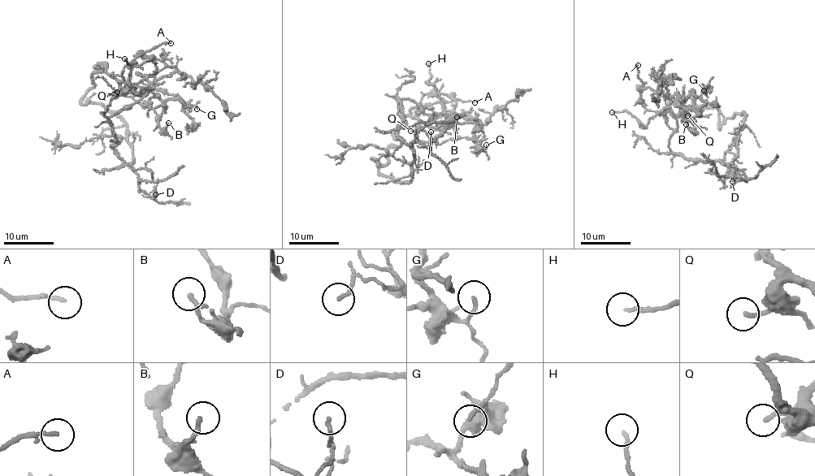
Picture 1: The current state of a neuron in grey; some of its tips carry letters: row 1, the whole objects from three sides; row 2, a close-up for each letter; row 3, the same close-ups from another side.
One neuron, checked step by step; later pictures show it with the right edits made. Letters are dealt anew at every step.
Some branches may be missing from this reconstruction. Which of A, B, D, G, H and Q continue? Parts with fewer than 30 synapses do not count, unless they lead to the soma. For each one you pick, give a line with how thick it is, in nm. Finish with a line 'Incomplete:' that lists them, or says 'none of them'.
Incomplete: none of them

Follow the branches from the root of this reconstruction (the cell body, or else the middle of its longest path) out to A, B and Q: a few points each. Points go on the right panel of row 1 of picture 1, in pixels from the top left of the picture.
A: (682, 157), (669, 148), (677, 127), (674, 114), (668, 108), (661, 114), (649, 111), (640, 102), (638, 65)
B: (682, 157), (669, 148), (668, 142), (677, 127), (669, 106), (671, 101), (688, 112), (695, 128), (686, 124)
Q: (682, 157), (669, 148), (677, 127), (671, 101), (684, 107), (682, 116), (687, 115)

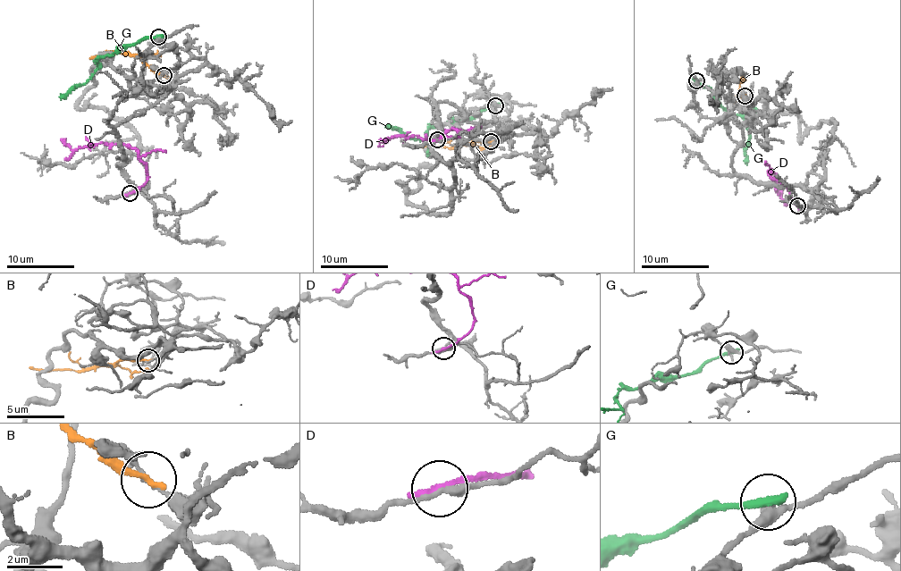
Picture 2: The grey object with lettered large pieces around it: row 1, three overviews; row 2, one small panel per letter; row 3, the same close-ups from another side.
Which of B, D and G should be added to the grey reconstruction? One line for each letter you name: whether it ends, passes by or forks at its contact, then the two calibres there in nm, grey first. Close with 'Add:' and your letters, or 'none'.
D: it ends there; 200 nm thick on the grey side, 260 nm on the other
Add: D

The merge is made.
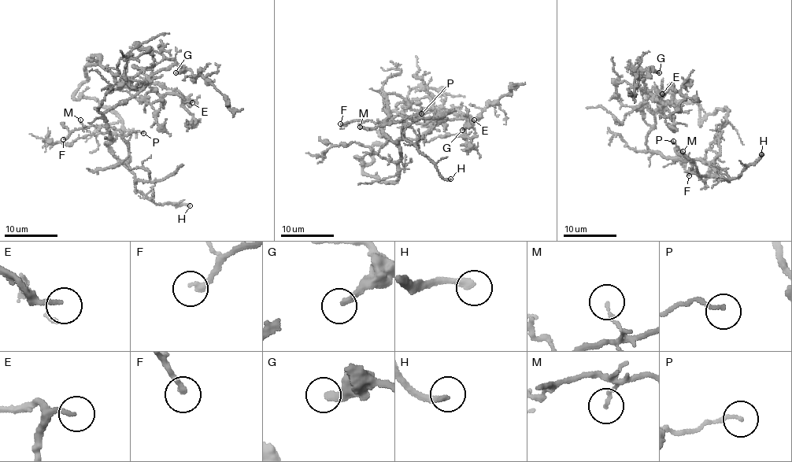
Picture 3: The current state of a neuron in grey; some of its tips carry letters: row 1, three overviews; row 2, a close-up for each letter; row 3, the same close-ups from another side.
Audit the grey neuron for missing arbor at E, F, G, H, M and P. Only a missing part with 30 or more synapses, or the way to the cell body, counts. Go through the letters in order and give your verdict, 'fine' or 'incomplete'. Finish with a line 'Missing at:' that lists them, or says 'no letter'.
E: incomplete
F: fine
G: incomplete
H: incomplete
M: fine
P: fine
Missing at: E, G, H

